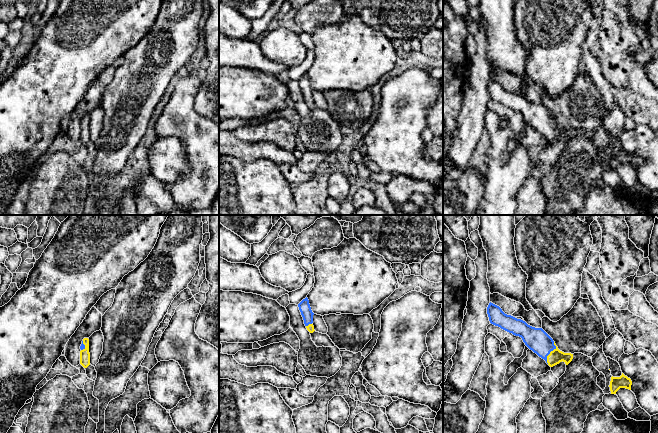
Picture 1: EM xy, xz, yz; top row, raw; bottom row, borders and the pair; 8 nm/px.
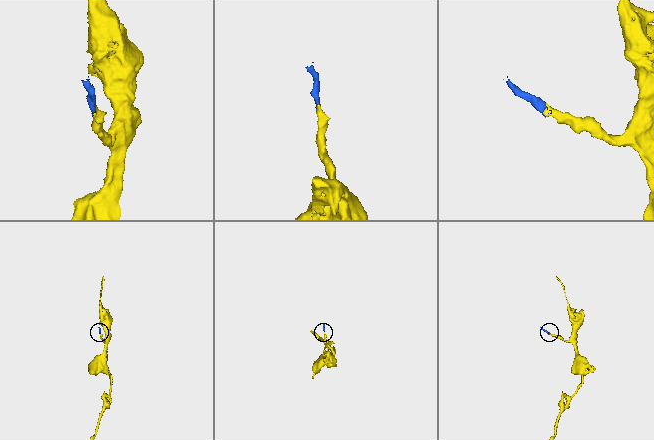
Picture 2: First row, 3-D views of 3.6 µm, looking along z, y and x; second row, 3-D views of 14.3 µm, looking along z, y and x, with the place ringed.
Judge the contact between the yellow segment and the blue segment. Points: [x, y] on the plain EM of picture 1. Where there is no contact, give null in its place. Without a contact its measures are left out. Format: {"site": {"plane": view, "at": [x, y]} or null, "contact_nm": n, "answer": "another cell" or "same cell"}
{"site": {"plane": "yz", "at": [550, 129]}, "contact_nm": 190, "answer": "same cell"}

